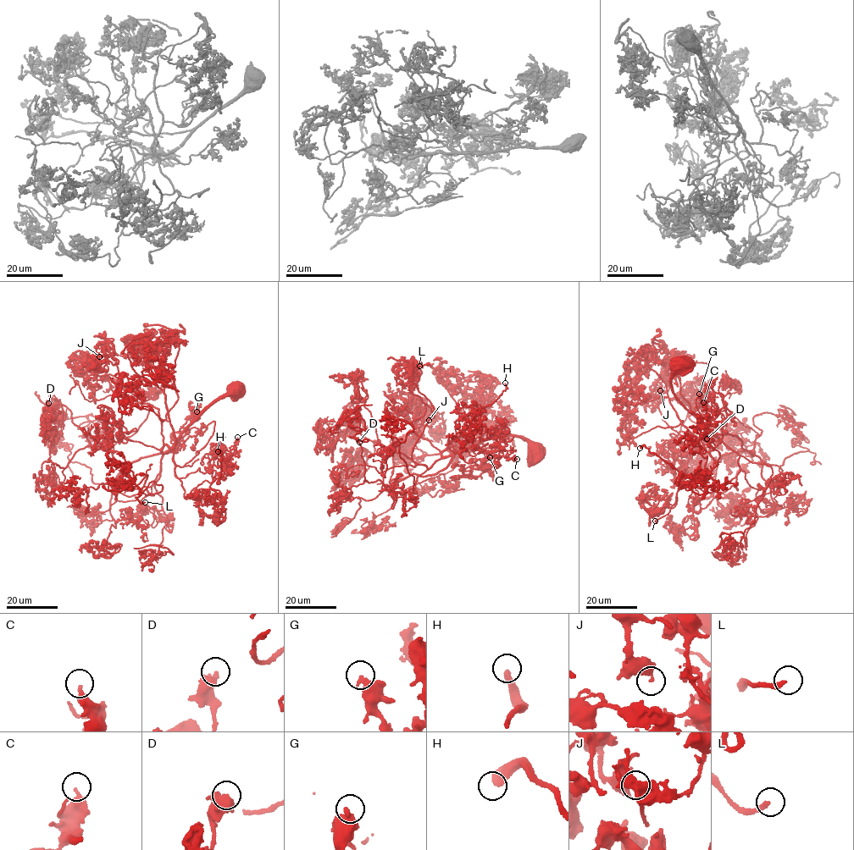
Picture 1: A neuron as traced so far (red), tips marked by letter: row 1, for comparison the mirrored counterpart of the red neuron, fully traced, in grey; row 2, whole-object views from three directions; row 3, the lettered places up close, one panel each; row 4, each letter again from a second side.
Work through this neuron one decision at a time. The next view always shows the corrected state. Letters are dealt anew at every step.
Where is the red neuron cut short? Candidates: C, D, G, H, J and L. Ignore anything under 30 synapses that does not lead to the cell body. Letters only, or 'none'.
none

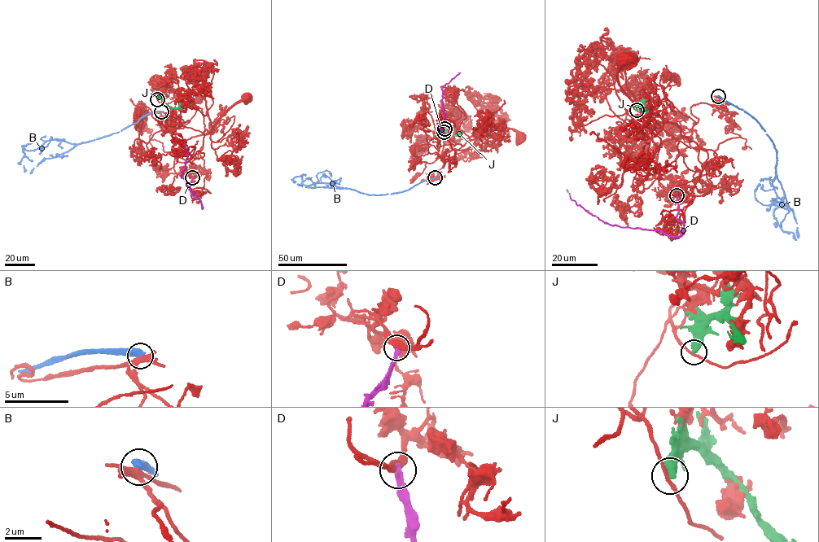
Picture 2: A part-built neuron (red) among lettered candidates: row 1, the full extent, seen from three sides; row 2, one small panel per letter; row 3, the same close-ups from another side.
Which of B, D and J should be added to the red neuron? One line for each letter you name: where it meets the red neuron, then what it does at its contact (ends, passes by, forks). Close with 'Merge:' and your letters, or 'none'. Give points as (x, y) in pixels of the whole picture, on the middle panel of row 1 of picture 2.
Merge: none

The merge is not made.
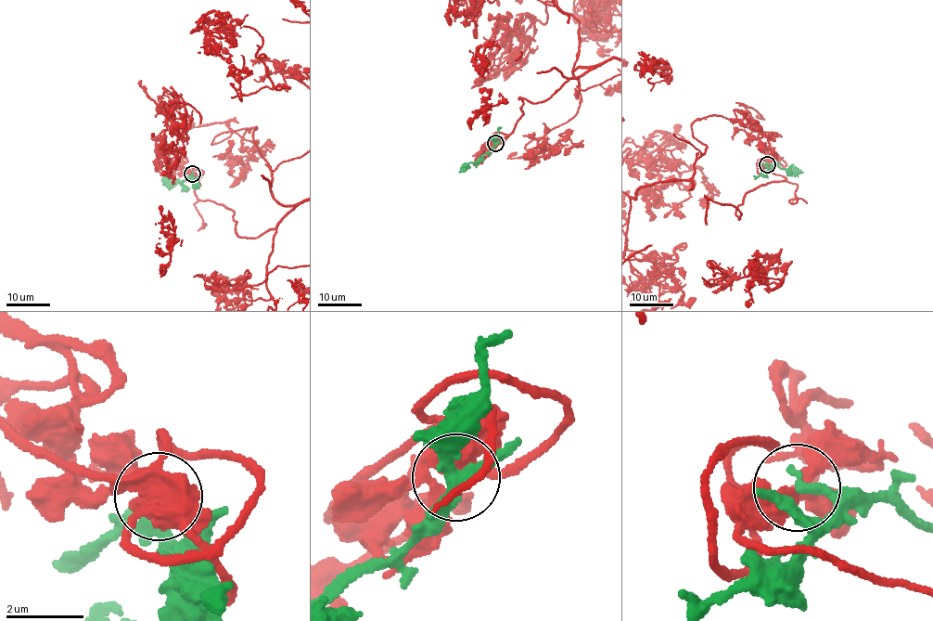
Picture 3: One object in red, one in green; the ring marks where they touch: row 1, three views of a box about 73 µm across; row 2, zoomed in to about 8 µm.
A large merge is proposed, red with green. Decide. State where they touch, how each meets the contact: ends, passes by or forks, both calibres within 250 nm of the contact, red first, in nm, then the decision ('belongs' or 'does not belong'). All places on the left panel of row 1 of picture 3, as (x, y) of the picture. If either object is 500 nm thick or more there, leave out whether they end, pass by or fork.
place (192, 174); calibres 700 and 280 nm; belongs

